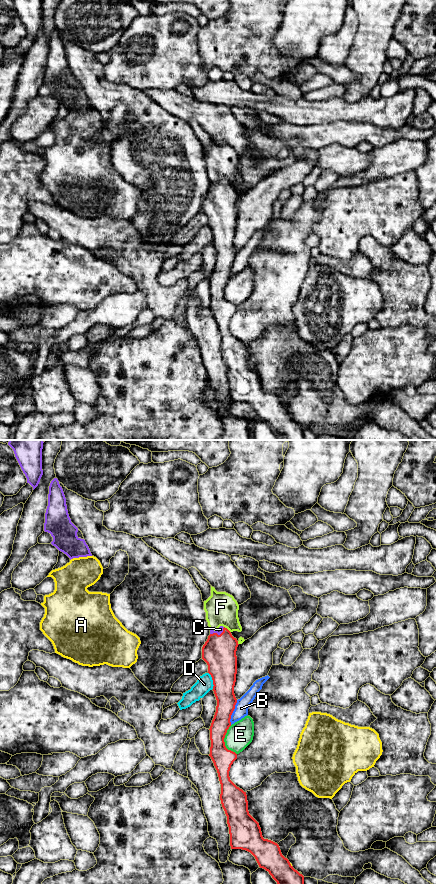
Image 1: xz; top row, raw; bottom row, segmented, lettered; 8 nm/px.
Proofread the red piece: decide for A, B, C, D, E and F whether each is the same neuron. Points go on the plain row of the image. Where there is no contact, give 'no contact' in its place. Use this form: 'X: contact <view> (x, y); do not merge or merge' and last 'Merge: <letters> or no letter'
A: contact xz (290, 417); do not merge
B: contact xz (232, 264); do not merge
C: contact xz (217, 186); merge
D: contact xz (212, 231); do not merge
E: contact xz (223, 293); do not merge
F: contact xz (227, 181); do not merge
Merge: C

